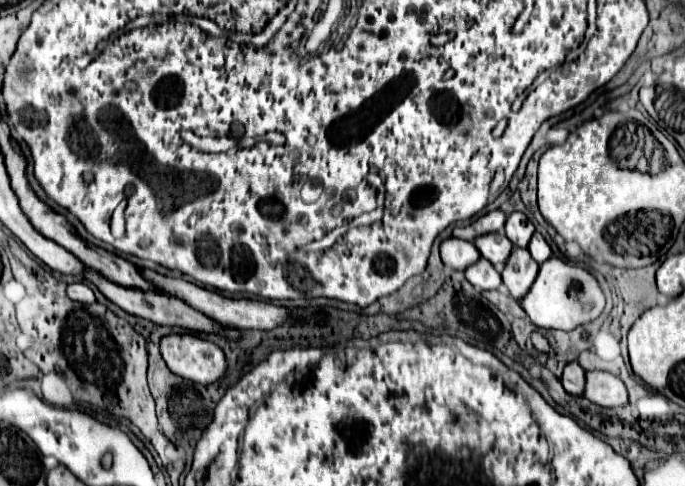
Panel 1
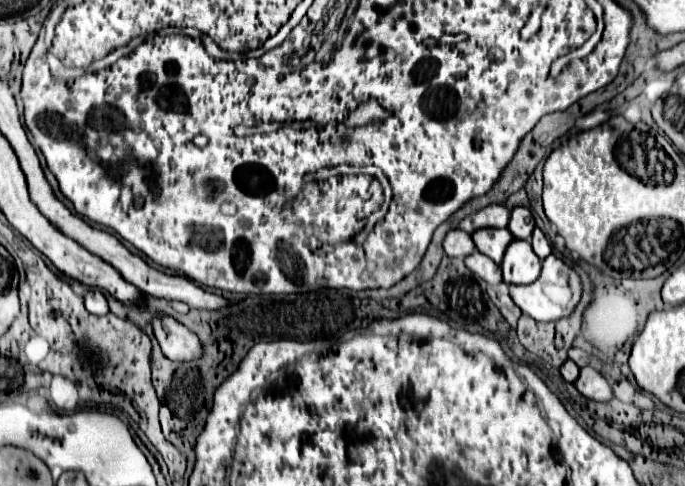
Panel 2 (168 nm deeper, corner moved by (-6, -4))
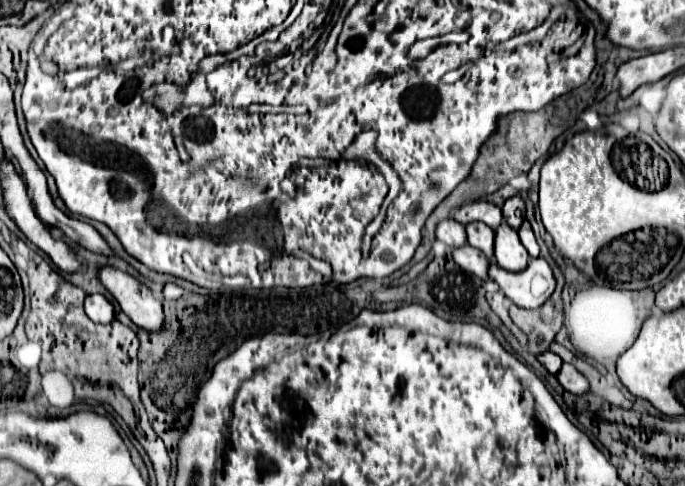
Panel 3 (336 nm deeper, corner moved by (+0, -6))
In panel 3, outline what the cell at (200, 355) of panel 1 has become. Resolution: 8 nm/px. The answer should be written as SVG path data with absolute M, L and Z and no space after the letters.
M112 267L100 269L98 275L100 275L100 281L114 295L114 299L120 303L122 311L138 327L142 327L148 333L156 333L166 327L162 301L156 299L148 287L144 287L134 277L122 273L118 269L112 269Z

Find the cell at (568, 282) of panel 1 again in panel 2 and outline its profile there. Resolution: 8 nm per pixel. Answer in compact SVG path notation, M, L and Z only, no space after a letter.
M548 255L542 261L542 273L534 283L528 285L508 285L512 301L522 309L522 313L530 315L536 321L556 321L560 317L568 317L580 301L580 277L574 269L570 269L564 261L554 255Z

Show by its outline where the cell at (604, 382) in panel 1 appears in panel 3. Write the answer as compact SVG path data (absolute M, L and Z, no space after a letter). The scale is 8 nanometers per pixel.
M564 363L562 365L562 371L556 375L558 381L562 383L562 387L574 395L584 395L584 393L590 393L590 383L588 379L570 363Z

